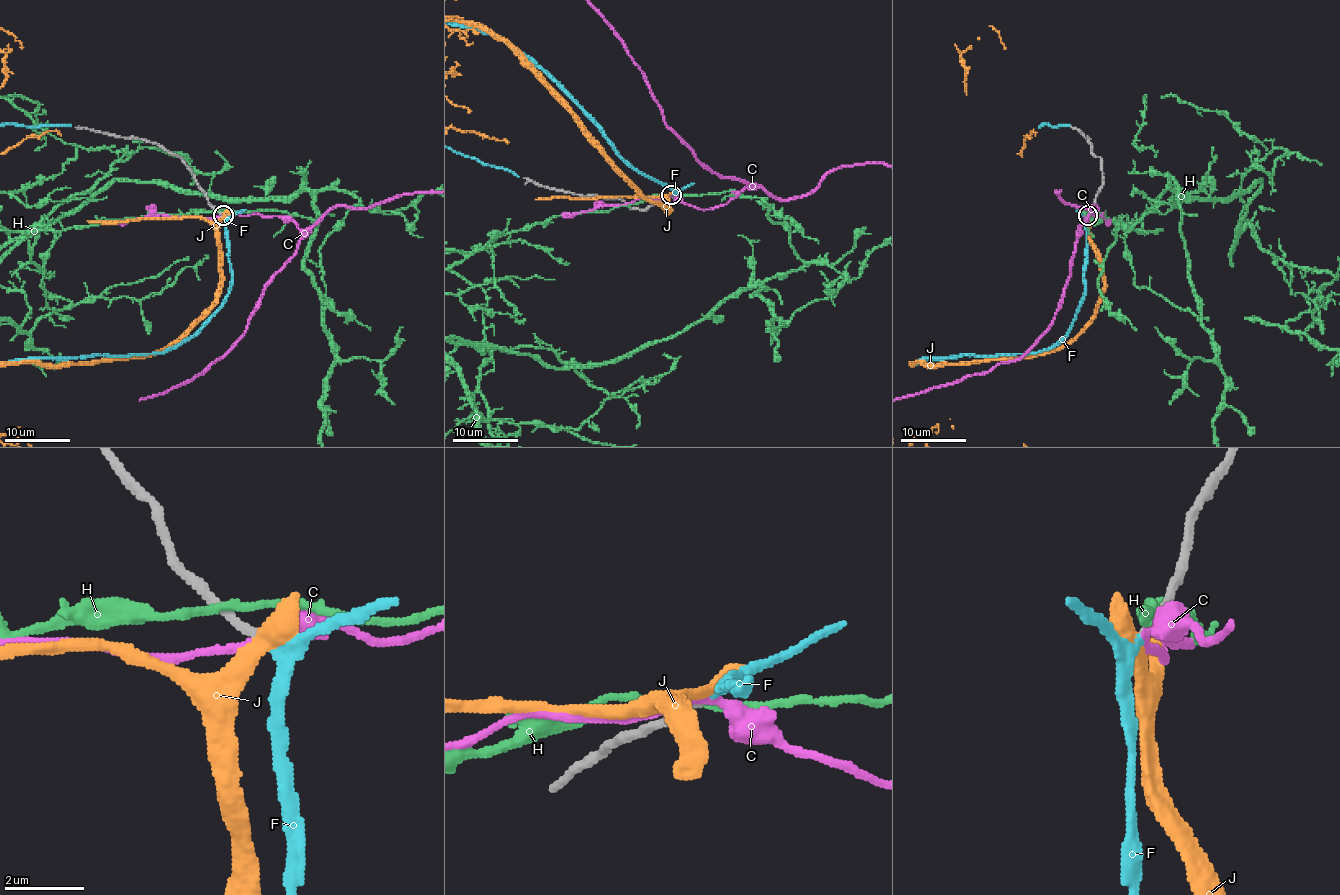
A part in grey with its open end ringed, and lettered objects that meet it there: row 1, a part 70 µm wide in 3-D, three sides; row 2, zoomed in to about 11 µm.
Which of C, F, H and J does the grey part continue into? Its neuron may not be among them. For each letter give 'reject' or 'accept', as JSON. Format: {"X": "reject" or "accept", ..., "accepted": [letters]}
{"C": "reject", "F": "accept", "H": "reject", "J": "reject", "accepted": ["F"]}

